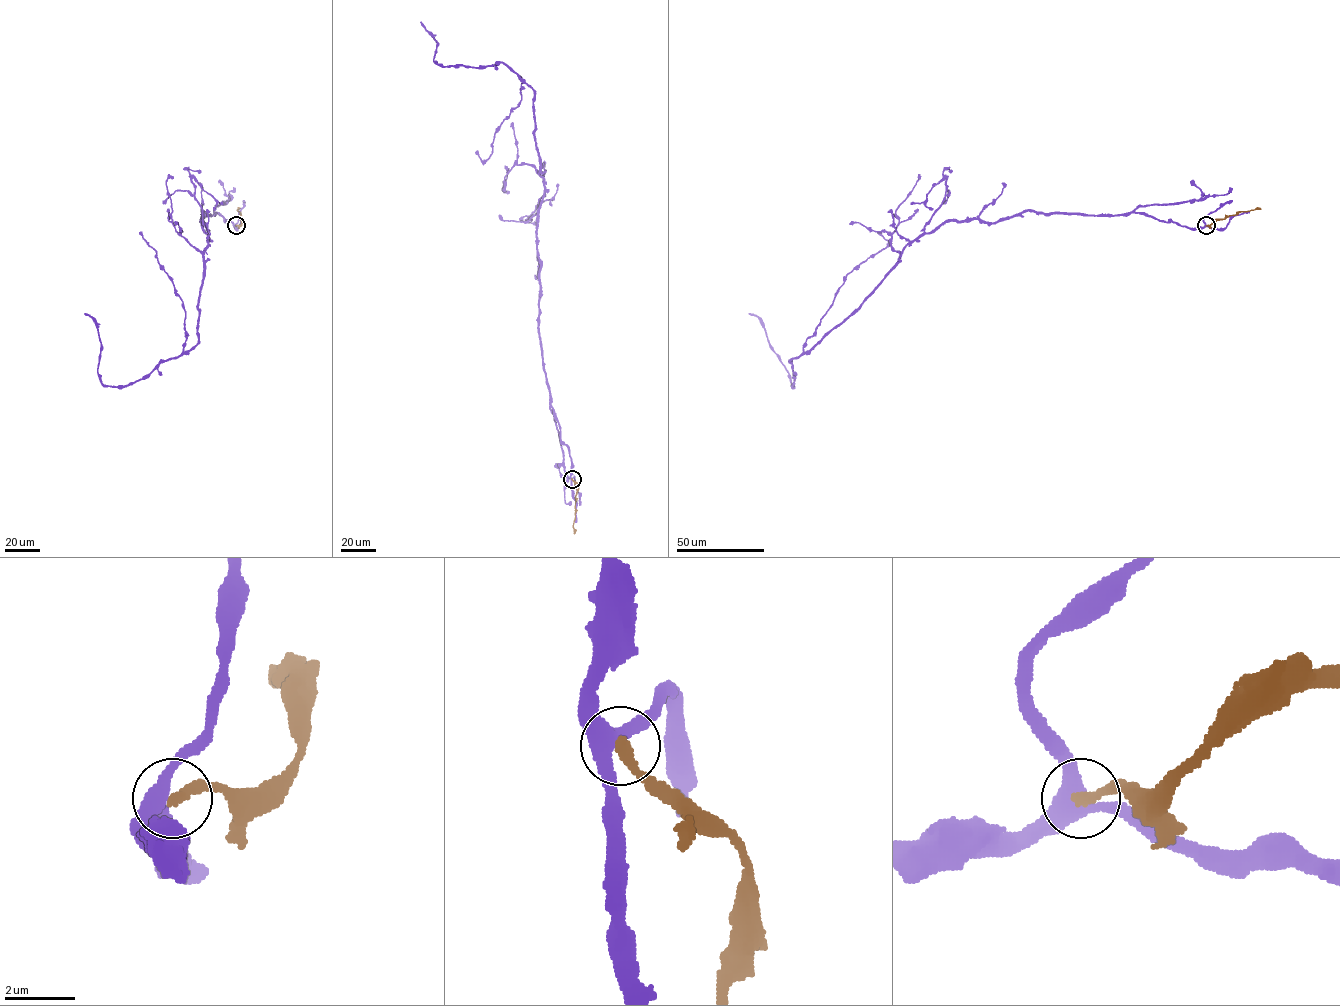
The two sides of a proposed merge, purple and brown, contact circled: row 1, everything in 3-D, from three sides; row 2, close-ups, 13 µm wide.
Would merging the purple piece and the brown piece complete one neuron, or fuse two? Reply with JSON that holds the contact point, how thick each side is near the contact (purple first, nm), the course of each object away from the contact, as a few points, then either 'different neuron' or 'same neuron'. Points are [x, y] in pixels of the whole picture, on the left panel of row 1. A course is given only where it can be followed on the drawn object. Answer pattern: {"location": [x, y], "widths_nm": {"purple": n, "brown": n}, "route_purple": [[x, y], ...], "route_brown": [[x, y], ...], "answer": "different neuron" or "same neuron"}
{"location": [236, 225], "widths_nm": {"purple": 400, "brown": 300}, "route_purple": [[235, 225], [203, 211], [208, 245], [198, 342], [141, 379], [101, 383], [96, 323], [84, 313]], "route_brown": [[236, 225], [242, 224], [238, 209]], "answer": "different neuron"}

